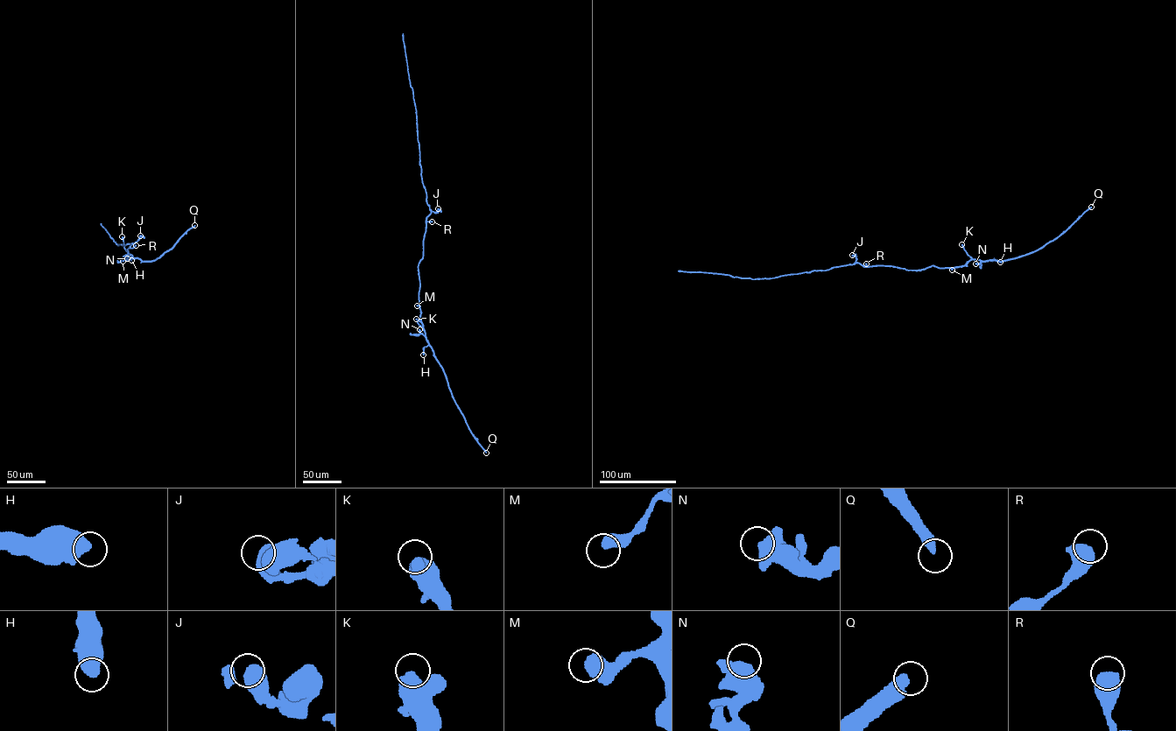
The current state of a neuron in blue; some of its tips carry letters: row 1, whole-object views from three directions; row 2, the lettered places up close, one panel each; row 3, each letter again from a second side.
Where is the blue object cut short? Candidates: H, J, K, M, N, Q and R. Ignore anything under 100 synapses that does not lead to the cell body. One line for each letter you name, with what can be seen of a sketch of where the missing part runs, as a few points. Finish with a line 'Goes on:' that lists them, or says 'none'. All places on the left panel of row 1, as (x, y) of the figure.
Goes on: none

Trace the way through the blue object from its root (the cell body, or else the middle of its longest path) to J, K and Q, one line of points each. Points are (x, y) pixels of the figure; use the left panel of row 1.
J: (128, 253), (128, 248), (140, 235)
K: (128, 253), (123, 256), (125, 255), (127, 259), (130, 254), (124, 247), (122, 236)
Q: (128, 253), (123, 256), (125, 255), (126, 259), (130, 254), (142, 262), (151, 261), (174, 246), (194, 225)

